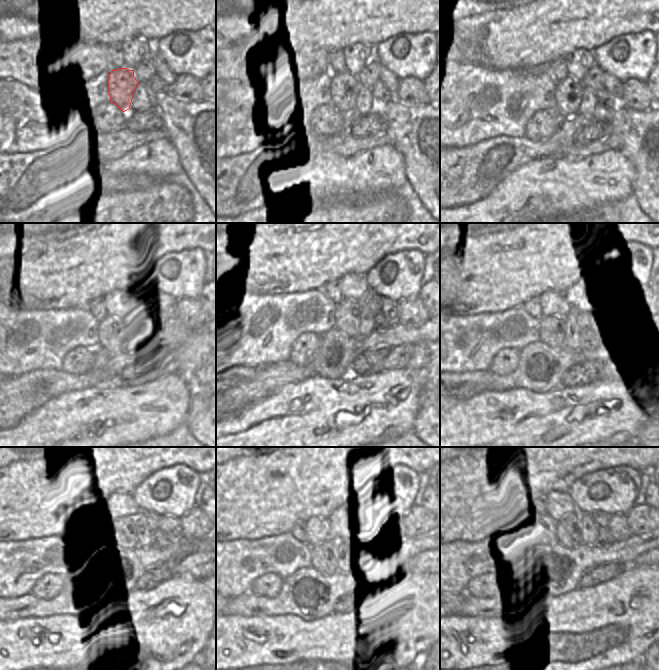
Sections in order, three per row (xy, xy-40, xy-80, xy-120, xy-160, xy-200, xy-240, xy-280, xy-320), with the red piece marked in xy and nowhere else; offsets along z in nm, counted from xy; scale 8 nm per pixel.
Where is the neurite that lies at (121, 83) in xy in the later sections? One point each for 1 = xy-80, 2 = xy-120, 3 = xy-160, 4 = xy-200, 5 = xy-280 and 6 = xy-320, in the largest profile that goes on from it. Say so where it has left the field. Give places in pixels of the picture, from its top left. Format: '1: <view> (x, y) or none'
1: xy-80 (568, 93)
2: xy-120 (122, 322)
3: xy-160 (346, 314)
4: xy-200 (554, 331)
5: xy-280 (327, 557)
6: xy-320 (548, 559)

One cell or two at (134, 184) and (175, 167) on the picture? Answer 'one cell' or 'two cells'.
two cells

